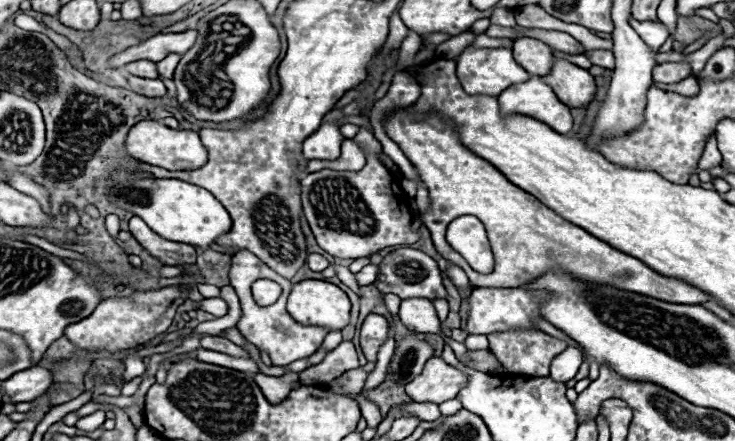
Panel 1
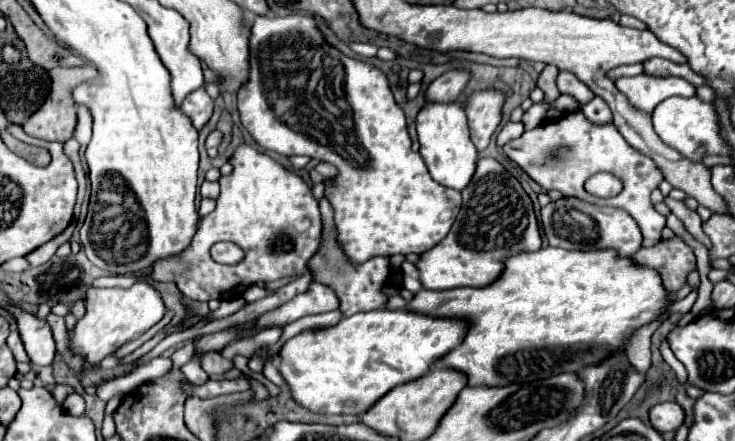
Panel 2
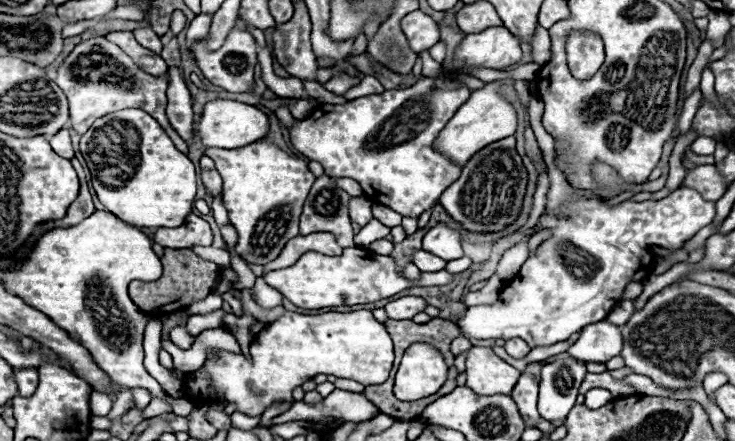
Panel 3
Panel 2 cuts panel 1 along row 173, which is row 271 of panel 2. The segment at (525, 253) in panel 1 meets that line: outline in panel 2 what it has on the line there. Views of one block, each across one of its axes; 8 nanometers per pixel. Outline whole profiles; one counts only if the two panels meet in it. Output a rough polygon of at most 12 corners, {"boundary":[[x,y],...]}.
{"boundary":[[480,158],[444,242],[420,254],[428,290],[486,286],[540,248],[530,198]]}

